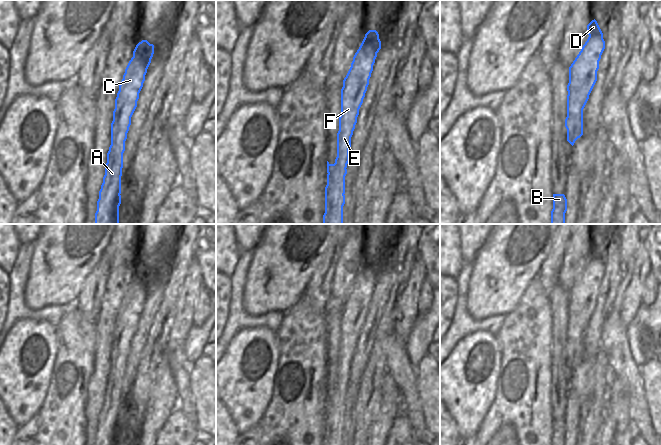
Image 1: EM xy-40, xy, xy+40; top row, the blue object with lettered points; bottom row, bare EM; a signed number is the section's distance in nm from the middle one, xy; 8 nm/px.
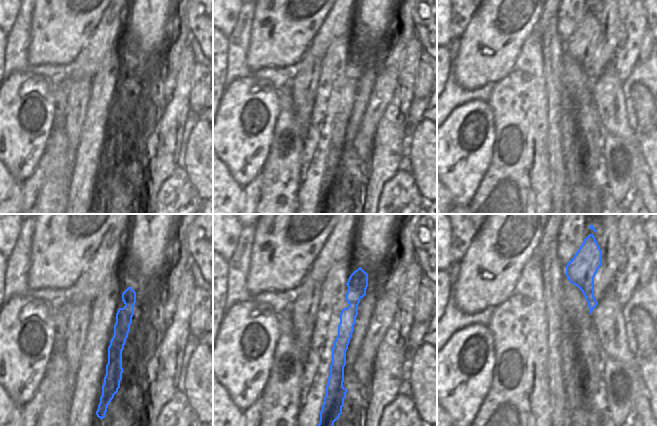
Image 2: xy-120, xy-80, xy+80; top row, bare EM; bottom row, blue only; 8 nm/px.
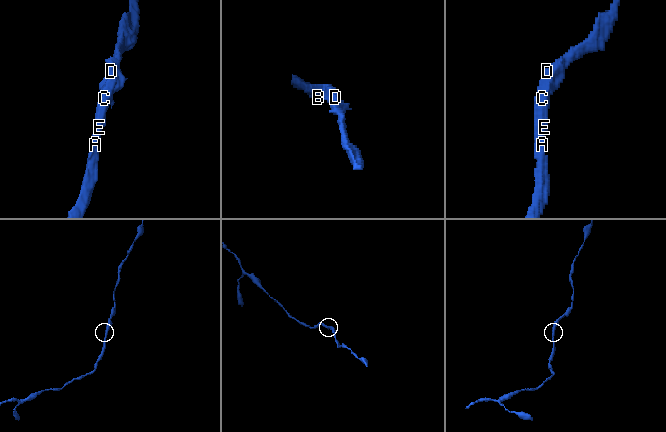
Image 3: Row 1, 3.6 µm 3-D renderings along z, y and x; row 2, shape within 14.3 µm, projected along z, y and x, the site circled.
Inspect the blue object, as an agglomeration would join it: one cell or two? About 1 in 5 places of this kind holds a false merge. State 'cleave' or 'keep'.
keep

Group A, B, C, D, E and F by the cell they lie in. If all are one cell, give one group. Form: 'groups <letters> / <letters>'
groups A B C D E F

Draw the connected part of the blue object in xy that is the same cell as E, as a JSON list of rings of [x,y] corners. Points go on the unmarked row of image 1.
[[[369,254],[355,277],[351,291],[341,313],[341,339],[337,357],[337,381],[334,388],[327,385],[327,409],[325,411],[325,437],[323,445],[343,445],[345,428],[345,400],[349,386],[351,361],[357,347],[369,303],[381,265],[376,254]]]

